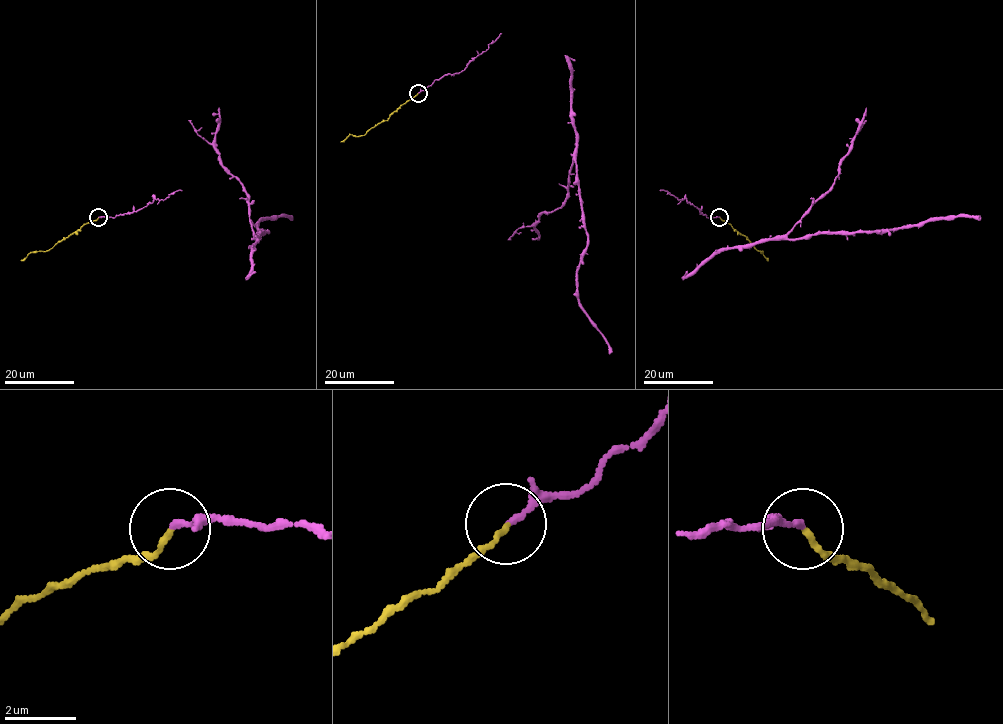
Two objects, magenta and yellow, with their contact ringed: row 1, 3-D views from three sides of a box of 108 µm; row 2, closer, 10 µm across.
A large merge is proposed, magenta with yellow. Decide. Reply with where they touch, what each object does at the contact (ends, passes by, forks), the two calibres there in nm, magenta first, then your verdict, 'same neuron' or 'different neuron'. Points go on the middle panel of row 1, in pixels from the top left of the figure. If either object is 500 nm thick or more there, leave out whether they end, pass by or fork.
place (418, 93); magenta ends; yellow ends; calibres 160 and 150 nm; same neuron

